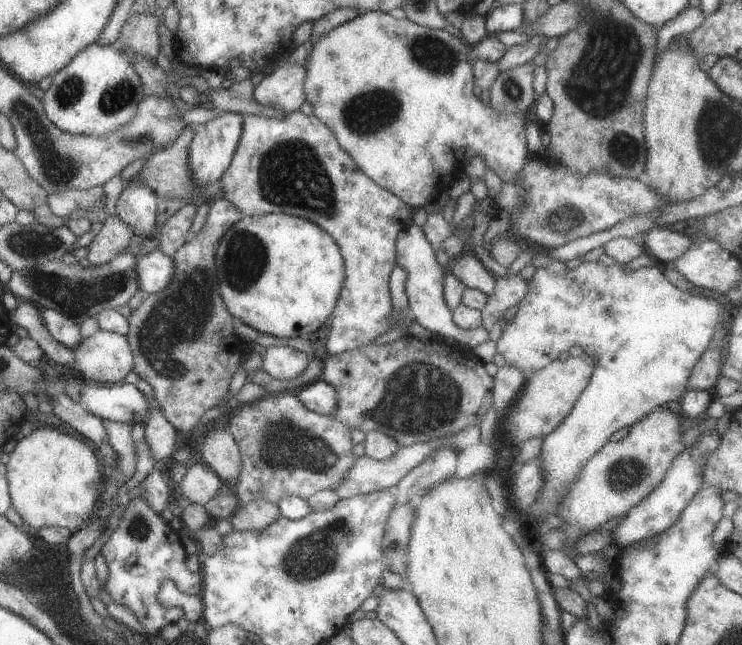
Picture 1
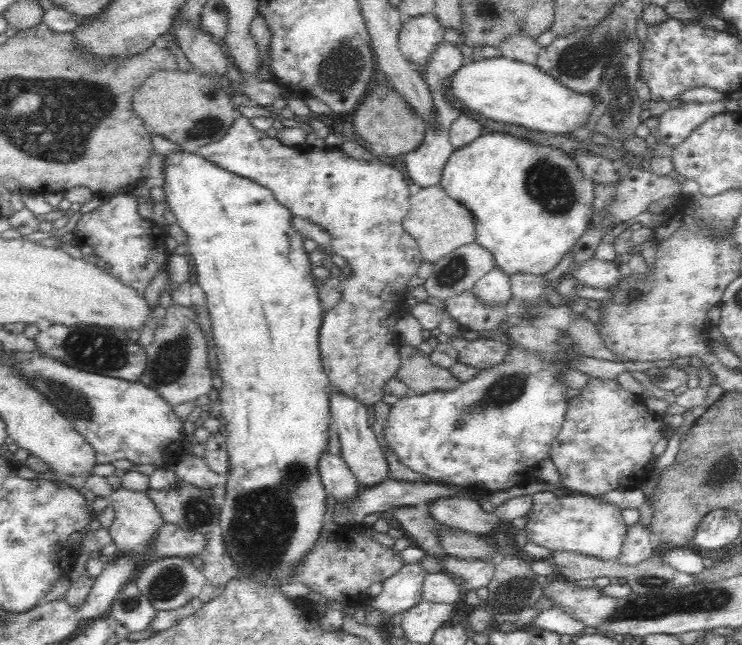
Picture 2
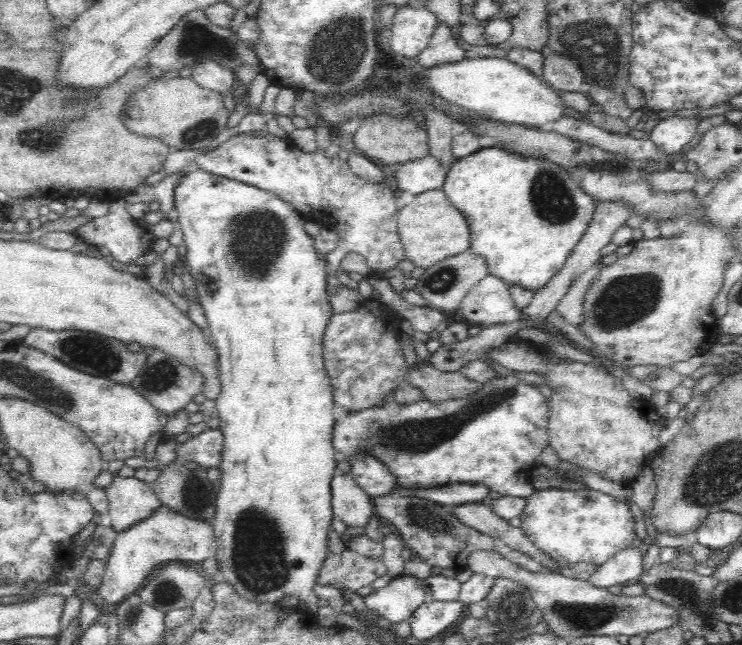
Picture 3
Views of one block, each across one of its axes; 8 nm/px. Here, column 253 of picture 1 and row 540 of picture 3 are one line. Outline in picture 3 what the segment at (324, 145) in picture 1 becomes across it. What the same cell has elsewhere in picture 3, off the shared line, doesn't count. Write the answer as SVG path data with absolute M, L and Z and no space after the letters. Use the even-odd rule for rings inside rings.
M160 503L142 520L117 532L114 547L106 558L102 584L97 588L98 595L106 603L119 604L135 593L138 594L149 579L166 565L182 563L199 568L202 562L215 556L216 549L217 540L210 518L192 518Z

